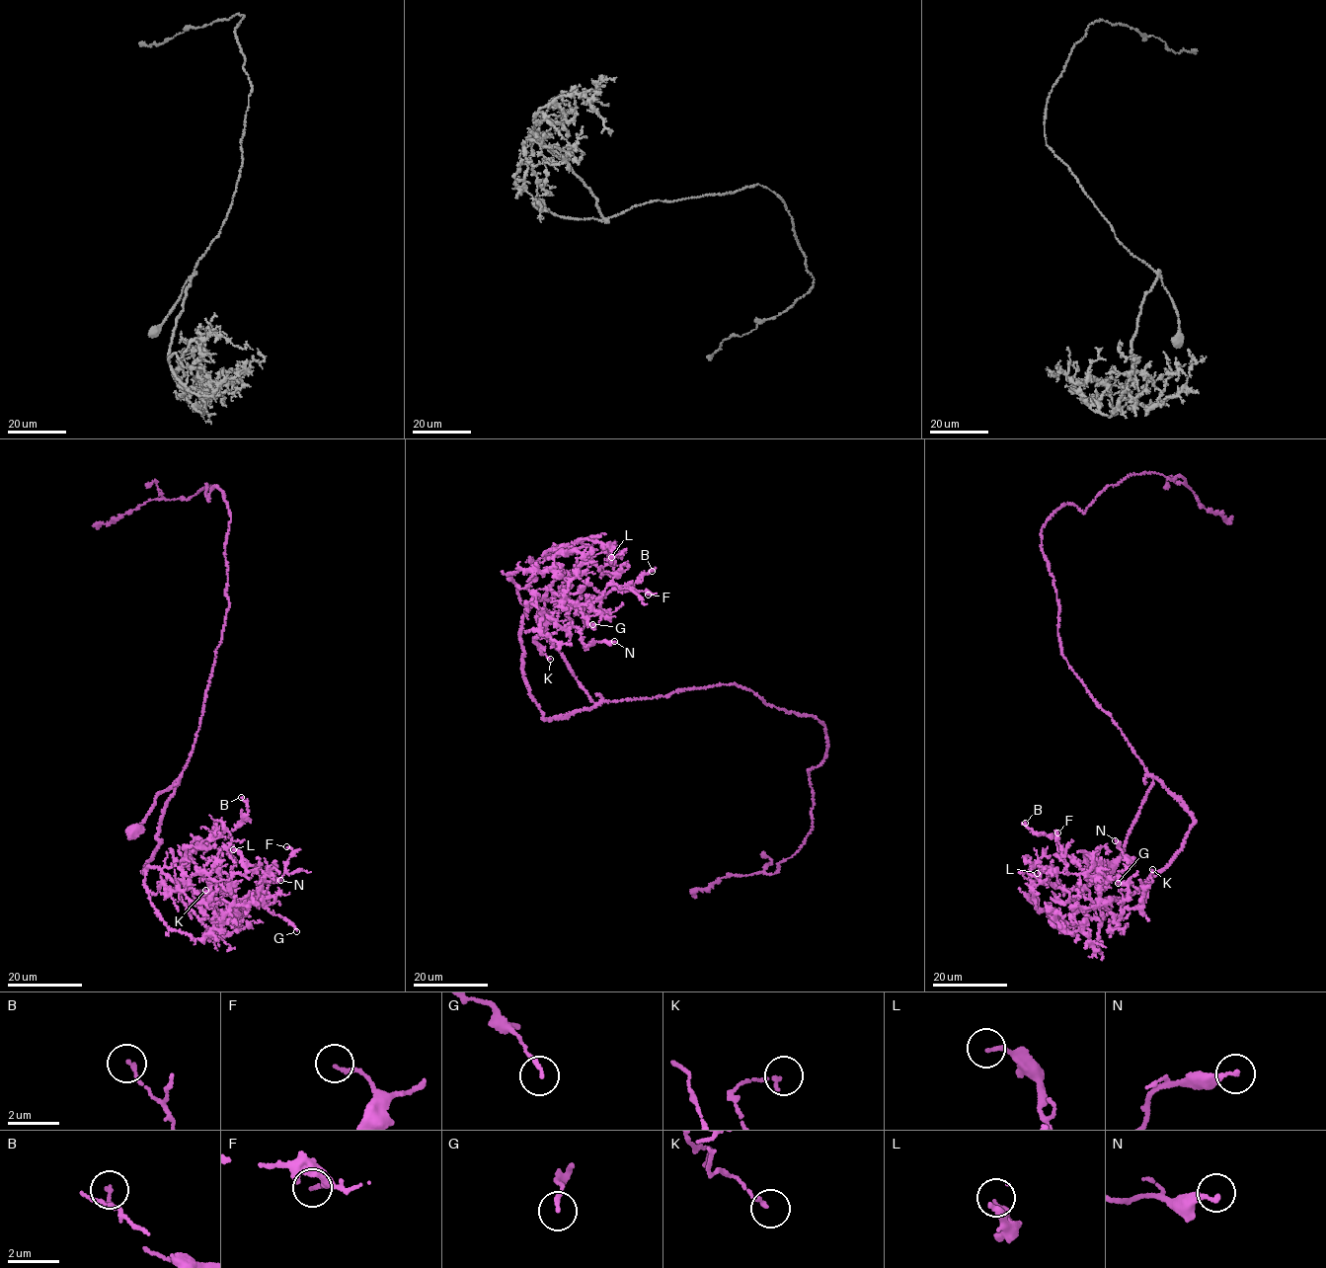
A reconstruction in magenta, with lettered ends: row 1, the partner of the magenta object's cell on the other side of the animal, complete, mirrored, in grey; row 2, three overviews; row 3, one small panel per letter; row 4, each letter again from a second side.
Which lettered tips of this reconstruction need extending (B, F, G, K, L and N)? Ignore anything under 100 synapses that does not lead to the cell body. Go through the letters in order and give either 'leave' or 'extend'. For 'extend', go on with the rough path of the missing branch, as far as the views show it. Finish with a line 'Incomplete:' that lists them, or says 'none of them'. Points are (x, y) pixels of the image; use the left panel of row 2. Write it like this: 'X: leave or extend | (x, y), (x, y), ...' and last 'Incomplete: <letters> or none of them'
B: leave
F: leave
G: leave
K: leave
L: leave
N: leave
Incomplete: none of them

